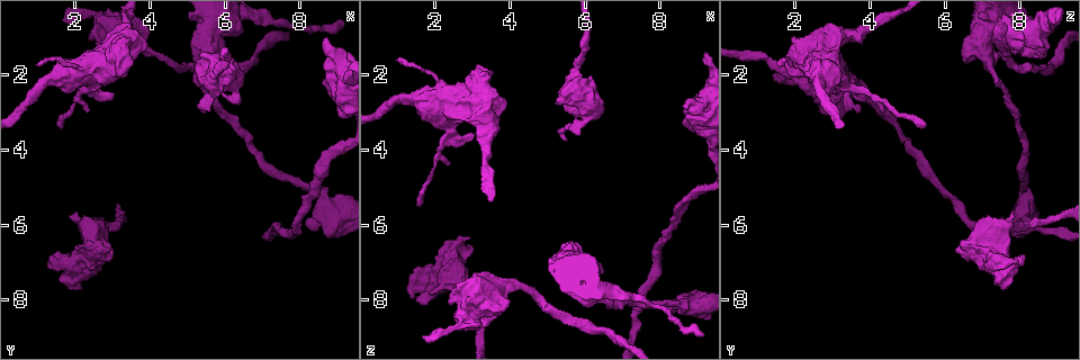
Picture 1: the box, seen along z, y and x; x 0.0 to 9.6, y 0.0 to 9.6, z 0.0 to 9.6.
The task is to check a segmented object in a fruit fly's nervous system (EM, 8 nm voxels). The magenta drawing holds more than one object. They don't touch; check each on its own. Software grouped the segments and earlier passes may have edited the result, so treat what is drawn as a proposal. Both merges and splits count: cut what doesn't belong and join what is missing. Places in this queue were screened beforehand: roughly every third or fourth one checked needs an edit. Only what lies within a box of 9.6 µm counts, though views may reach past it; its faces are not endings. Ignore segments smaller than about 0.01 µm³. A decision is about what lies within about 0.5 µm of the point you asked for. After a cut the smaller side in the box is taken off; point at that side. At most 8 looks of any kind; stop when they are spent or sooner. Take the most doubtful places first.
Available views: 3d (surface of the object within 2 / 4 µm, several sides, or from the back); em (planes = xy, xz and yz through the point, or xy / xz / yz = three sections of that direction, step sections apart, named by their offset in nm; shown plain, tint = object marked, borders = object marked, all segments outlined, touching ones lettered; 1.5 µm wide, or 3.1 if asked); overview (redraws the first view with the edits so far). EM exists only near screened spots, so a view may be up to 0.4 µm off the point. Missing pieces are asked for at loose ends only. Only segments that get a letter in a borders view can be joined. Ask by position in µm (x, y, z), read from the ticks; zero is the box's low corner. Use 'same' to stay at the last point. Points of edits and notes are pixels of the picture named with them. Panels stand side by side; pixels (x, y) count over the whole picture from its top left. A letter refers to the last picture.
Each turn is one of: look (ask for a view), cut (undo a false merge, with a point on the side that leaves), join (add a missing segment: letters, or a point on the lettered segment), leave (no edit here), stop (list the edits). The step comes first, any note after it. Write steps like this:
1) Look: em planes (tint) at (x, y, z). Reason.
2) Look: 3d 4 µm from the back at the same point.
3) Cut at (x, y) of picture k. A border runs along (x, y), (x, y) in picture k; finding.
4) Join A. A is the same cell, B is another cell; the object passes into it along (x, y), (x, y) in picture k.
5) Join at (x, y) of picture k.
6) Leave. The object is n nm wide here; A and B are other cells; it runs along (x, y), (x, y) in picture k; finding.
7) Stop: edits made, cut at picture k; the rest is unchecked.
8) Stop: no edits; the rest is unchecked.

Look: em planes (borders) at (5.50, 2.95, 3.70). Free end.

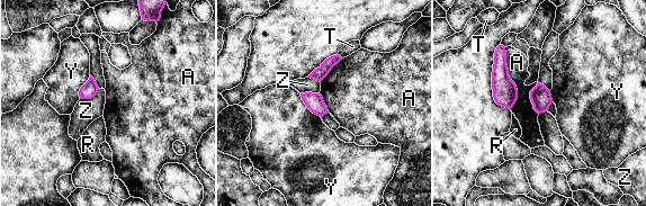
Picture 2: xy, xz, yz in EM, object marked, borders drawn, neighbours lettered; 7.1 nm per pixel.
Leave. The object is 130 nm wide here; A, R, T, Y and Z are other cells; a border runs along (505, 52), (517, 89), (511, 108) in picture 2; no lettered segment goes on from it.

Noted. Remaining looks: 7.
Look: em yz step 8 (borders) at (2.90, 6.60, 6.35). Branch stops here.

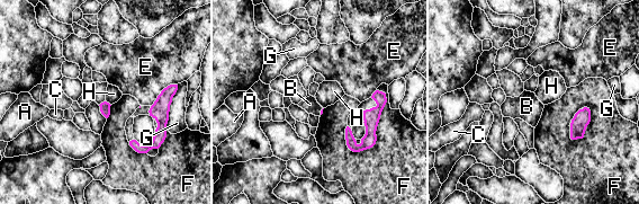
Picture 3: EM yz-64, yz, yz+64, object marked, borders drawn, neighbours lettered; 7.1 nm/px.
Leave. A, B, C, E, F, G and H are other cells; a border runs along (106, 100), (110, 105) in picture 3; no lettered segment goes on from it.

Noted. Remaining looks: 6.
Look: em 3.1 µm xz step 16 (plain) at (1.90, 5.75, 7.85). An open end.

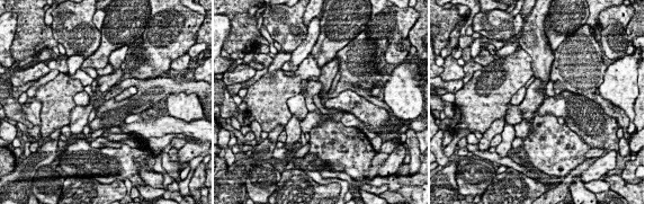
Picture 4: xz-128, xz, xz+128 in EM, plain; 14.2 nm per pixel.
Look: em 3.1 µm xz step 16 (tint) at the same point.

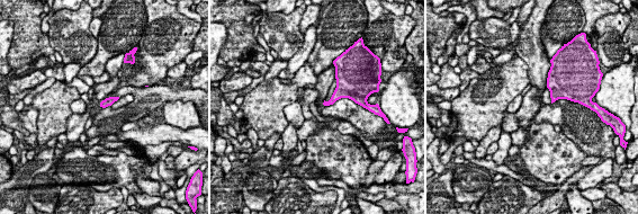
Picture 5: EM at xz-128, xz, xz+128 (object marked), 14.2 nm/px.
Look: em 3.1 µm xz step 16 (borders) at the same point. What lies round it.

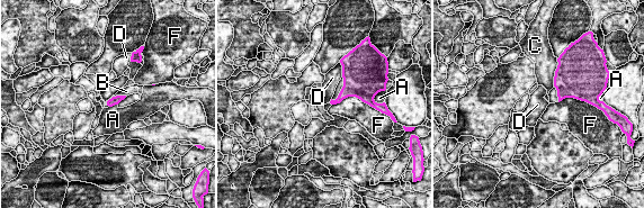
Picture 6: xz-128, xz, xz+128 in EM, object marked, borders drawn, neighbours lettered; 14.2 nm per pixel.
Leave. A, B, C, D and F are other cells; a border runs along (117, 104), (109, 107) in picture 6; none of them fits.

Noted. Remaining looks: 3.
Stop: no edits; the rest is unchecked.

